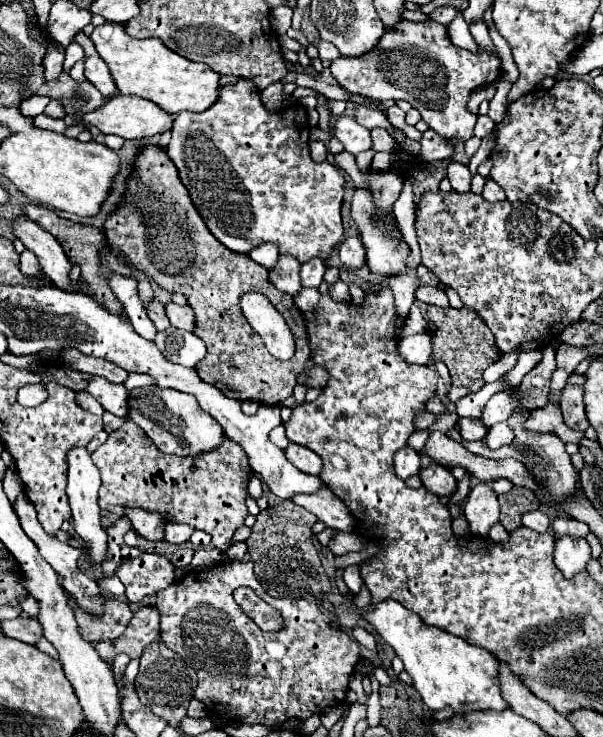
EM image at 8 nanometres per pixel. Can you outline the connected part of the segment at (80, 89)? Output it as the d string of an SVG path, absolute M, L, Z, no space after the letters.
M62 71L58 75L58 79L46 81L36 91L36 95L50 97L50 99L56 99L58 103L62 103L64 113L72 115L78 123L82 123L82 119L80 119L82 115L86 115L90 111L96 111L106 103L104 97L100 97L98 89L94 85L90 85L90 81L78 83L66 71Z

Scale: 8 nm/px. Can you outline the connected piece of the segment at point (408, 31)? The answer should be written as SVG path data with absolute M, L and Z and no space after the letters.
M428 19L428 21L418 21L418 23L398 21L392 29L386 29L384 37L380 37L380 41L376 43L374 49L370 49L368 53L364 53L360 57L338 57L330 65L330 71L332 71L334 79L340 83L340 87L346 89L348 93L358 93L358 95L378 99L378 101L404 99L414 109L420 111L422 119L428 123L430 129L434 129L442 137L466 141L474 135L474 125L476 125L476 115L472 115L466 109L468 97L474 89L490 85L492 81L496 81L502 75L502 61L500 61L498 53L490 53L482 47L476 53L456 47L450 41L448 25Z

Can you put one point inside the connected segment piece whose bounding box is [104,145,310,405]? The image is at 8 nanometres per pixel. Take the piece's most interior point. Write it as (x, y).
(157, 230)

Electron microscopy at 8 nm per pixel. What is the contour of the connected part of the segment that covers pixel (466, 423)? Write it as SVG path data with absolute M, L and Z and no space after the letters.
M460 419L460 435L468 441L480 441L484 437L484 425L476 419Z

